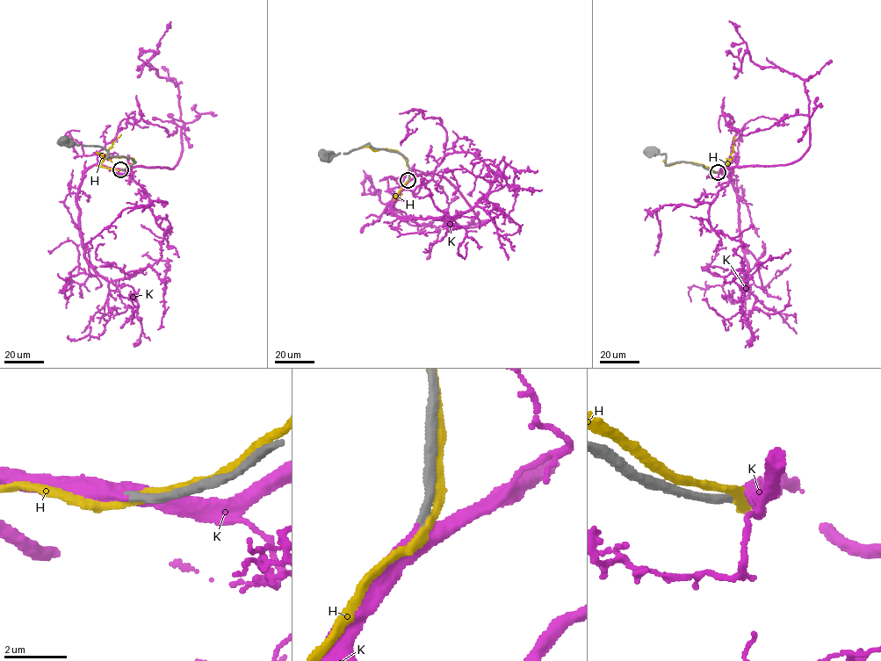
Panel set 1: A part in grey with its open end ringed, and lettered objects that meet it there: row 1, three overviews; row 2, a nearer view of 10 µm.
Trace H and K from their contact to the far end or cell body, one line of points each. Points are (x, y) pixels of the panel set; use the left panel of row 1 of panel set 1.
H: (122, 169), (134, 161), (133, 158), (103, 158), (96, 153)
K: (120, 169), (171, 169), (182, 150), (178, 88), (147, 65), (156, 53), (139, 58), (155, 55)

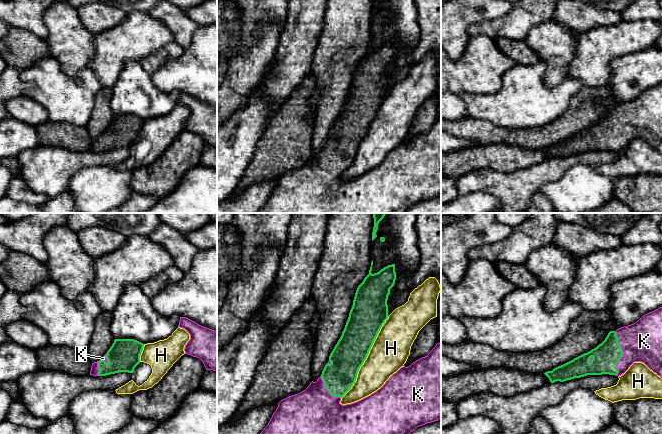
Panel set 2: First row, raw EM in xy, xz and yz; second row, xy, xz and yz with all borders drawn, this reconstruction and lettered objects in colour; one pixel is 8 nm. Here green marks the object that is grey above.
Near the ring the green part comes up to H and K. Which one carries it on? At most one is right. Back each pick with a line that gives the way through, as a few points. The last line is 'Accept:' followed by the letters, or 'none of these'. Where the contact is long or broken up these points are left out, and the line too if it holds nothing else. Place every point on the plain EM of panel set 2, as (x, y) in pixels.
Accept: K

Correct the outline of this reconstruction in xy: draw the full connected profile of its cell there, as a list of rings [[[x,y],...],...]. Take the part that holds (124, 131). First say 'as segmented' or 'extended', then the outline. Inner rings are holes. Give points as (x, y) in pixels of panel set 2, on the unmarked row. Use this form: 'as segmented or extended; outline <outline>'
extended; outline [[[115,115],[107,129],[99,137],[92,139],[90,151],[133,149],[140,139],[143,123],[143,119],[134,115]]]

